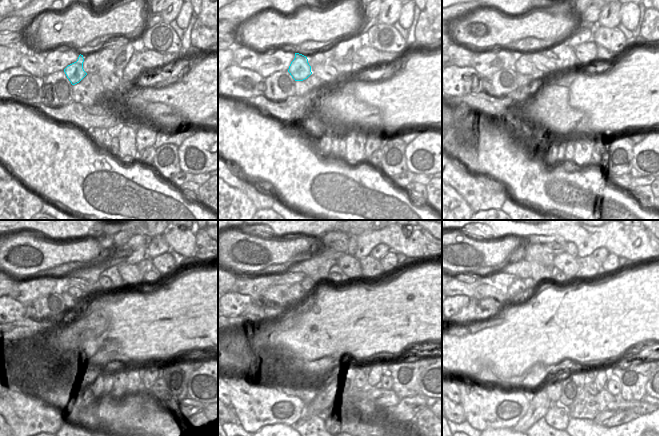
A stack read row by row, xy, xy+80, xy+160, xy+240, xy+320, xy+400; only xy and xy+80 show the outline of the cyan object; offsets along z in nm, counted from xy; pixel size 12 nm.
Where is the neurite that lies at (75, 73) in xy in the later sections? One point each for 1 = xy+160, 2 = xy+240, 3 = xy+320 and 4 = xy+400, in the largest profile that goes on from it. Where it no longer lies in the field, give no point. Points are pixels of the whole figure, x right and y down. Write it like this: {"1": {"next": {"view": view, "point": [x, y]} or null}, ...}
{"1": {"next": {"view": "xy+160", "point": [522, 66]}}, "2": {"next": {"view": "xy+240", "point": [74, 291]}}, "3": {"next": {"view": "xy+320", "point": [307, 284]}}, "4": {"next": {"view": "xy+400", "point": [529, 282]}}}

